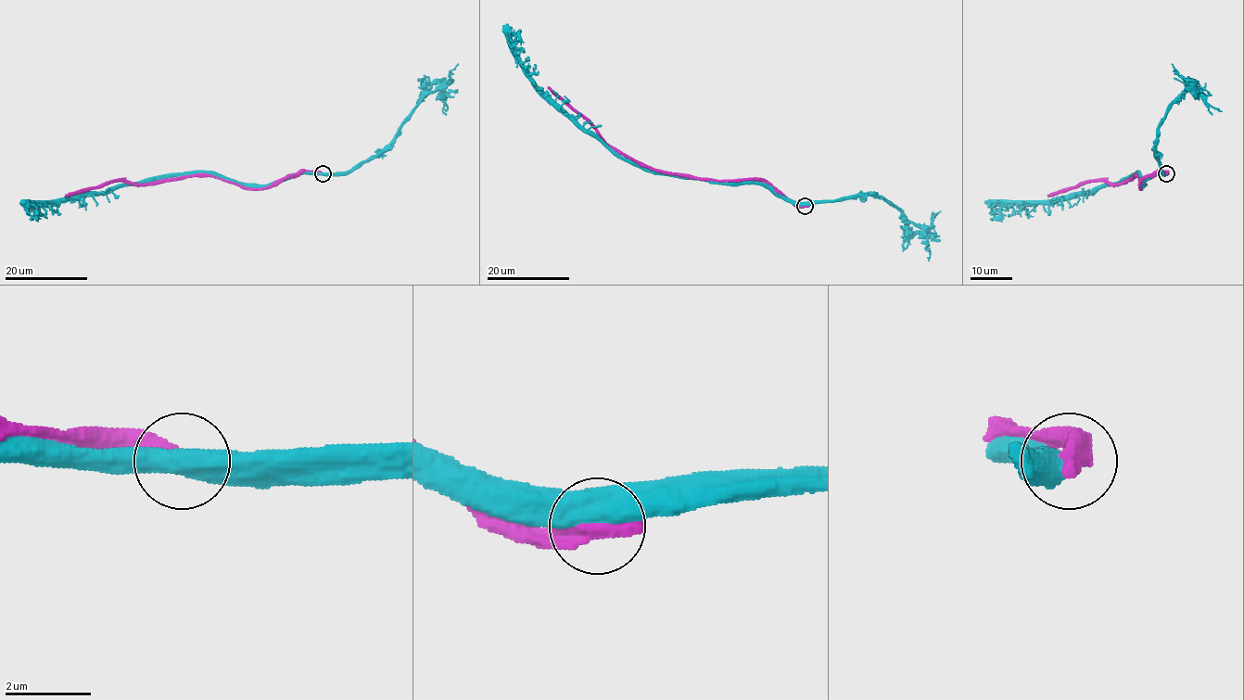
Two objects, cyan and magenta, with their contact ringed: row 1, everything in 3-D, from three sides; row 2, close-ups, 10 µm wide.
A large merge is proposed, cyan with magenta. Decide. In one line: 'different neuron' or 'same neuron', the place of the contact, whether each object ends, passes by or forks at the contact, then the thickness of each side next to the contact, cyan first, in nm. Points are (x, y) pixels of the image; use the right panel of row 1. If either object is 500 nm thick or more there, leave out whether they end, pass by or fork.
different neuron | (1166, 173) | 550/600 nm

